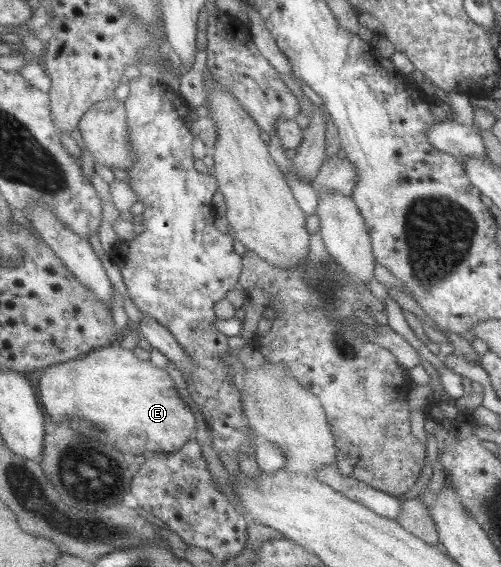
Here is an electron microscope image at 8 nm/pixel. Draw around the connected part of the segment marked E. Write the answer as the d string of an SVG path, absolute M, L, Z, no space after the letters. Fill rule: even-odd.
M117 342L44 367L38 382L38 394L42 408L53 422L67 422L75 434L115 448L122 454L177 451L195 432L194 417L178 396L177 388L165 369L153 366L149 360L136 358L133 351L120 347Z

